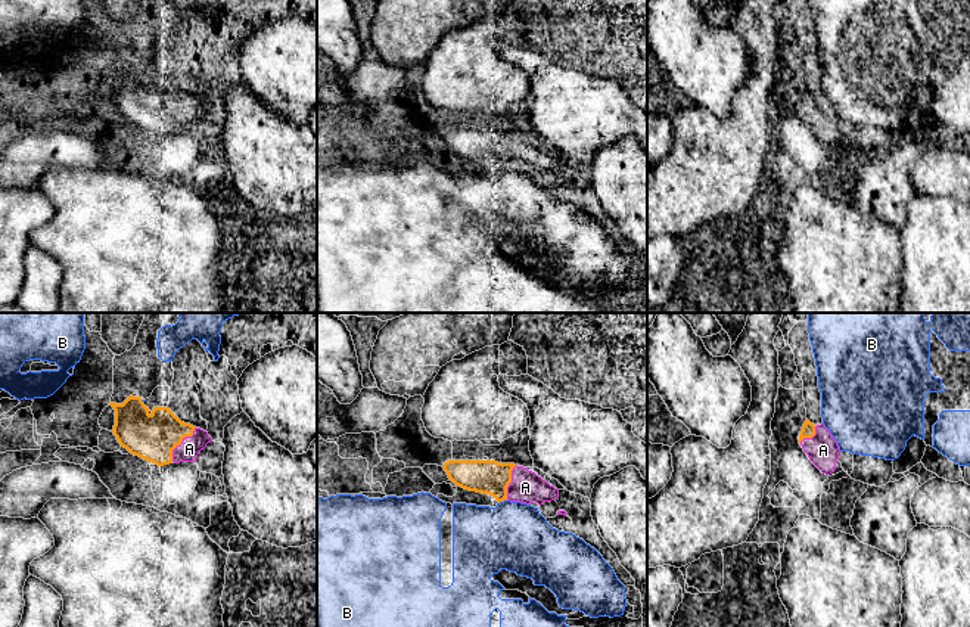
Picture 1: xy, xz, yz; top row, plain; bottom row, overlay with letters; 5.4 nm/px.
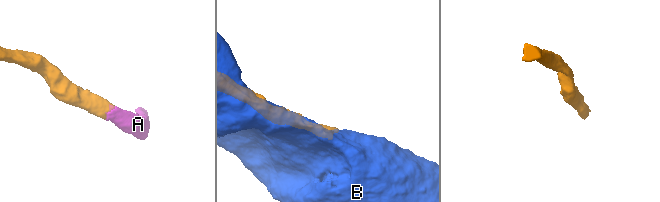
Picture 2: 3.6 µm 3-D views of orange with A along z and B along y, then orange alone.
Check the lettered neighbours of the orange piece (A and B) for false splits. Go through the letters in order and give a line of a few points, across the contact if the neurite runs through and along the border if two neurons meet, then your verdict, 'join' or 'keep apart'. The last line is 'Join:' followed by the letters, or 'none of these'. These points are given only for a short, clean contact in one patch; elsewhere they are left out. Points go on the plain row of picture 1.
A: join
B: keep apart
Join: A

